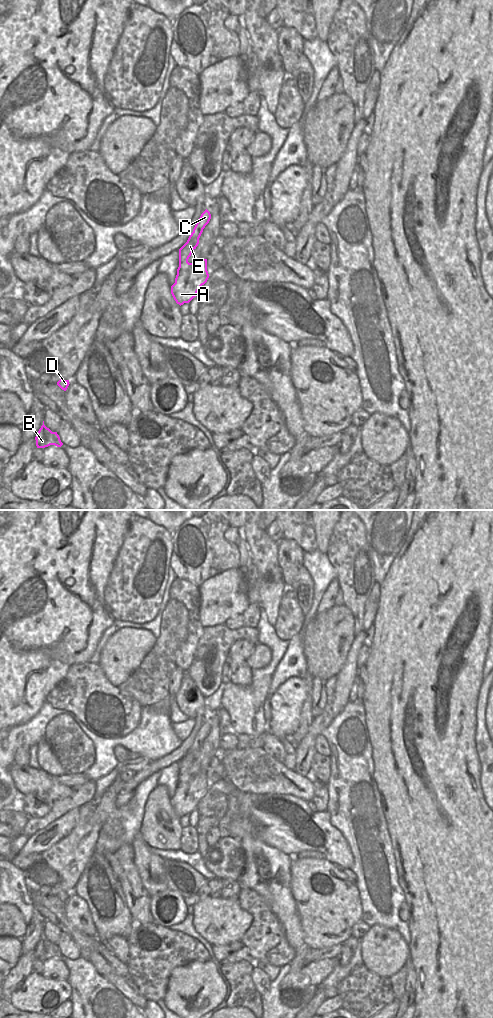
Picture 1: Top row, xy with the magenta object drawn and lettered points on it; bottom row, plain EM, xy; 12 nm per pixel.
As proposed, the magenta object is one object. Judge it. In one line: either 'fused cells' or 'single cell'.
single cell

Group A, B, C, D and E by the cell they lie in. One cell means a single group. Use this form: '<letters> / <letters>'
A B C D E

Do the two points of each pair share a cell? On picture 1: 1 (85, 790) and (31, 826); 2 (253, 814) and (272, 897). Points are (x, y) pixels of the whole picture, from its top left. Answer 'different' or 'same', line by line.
1: same
2: different

